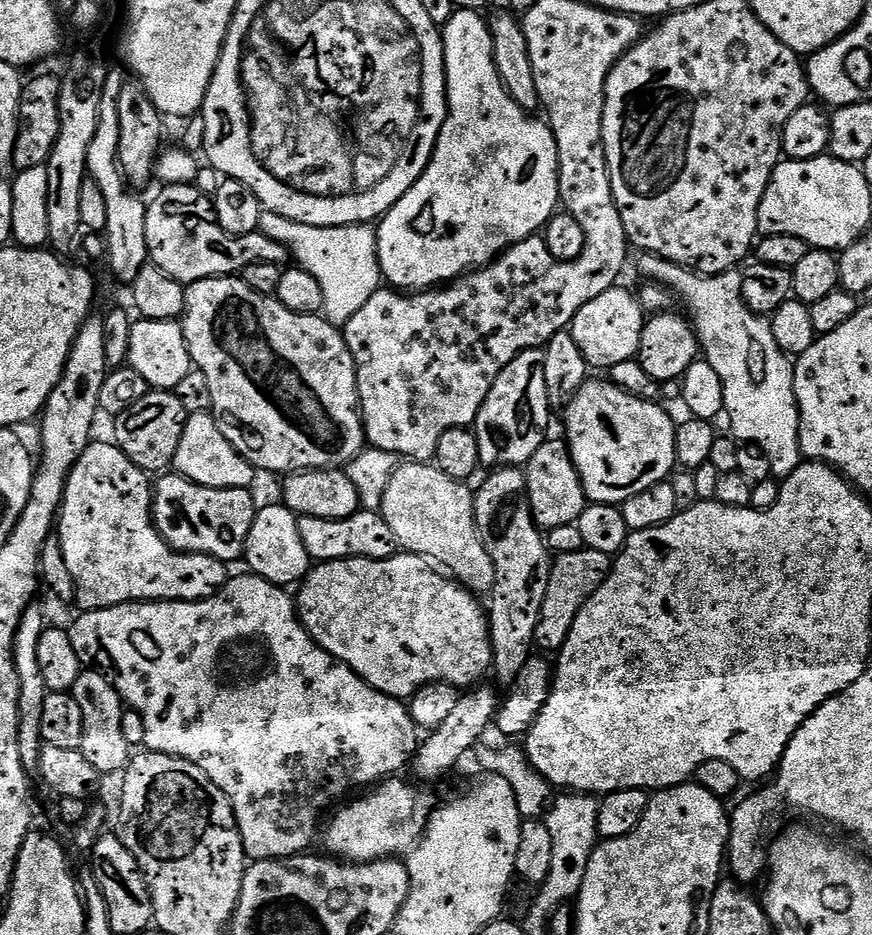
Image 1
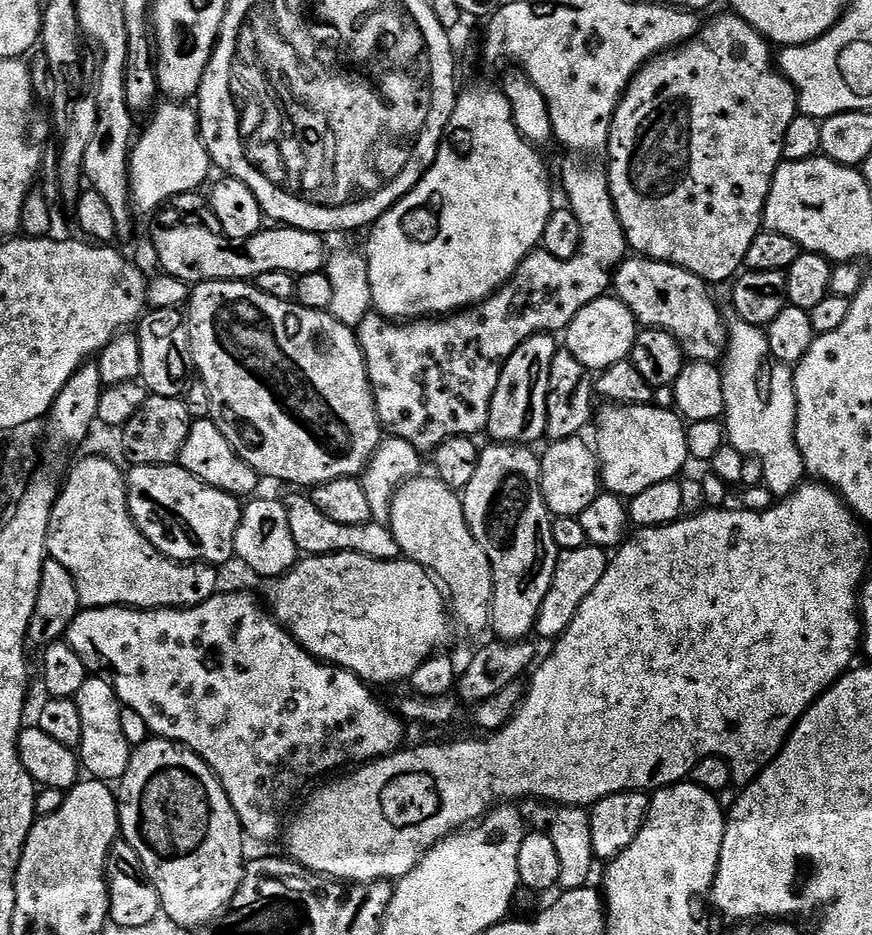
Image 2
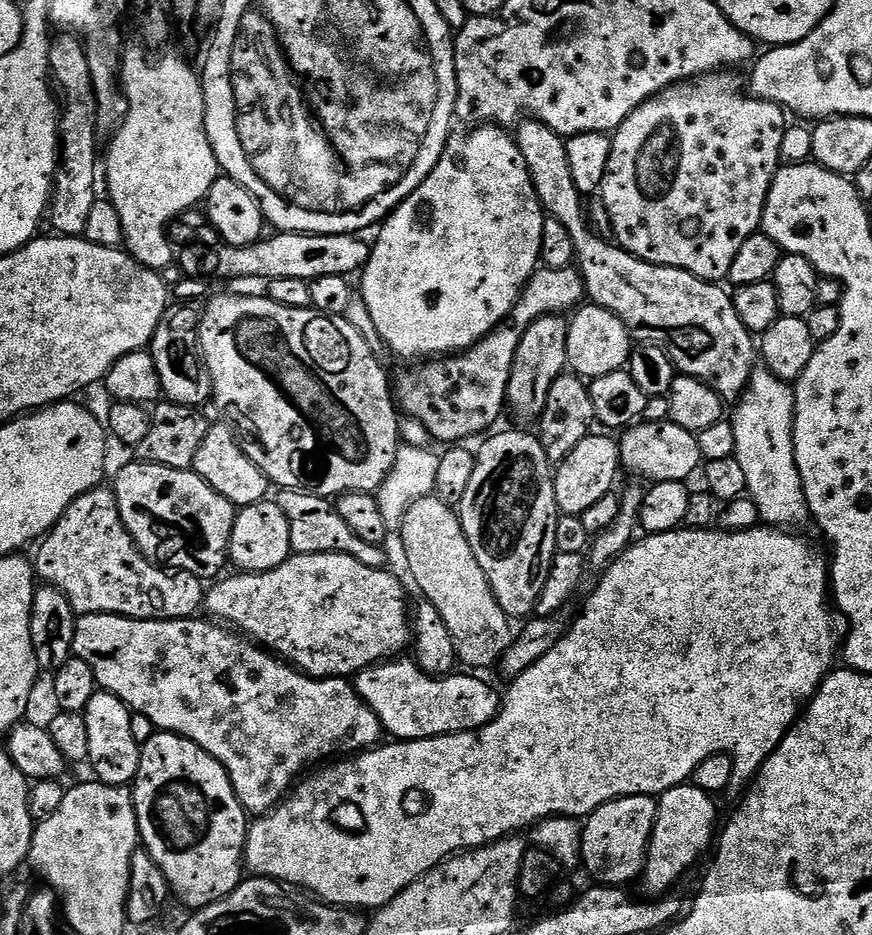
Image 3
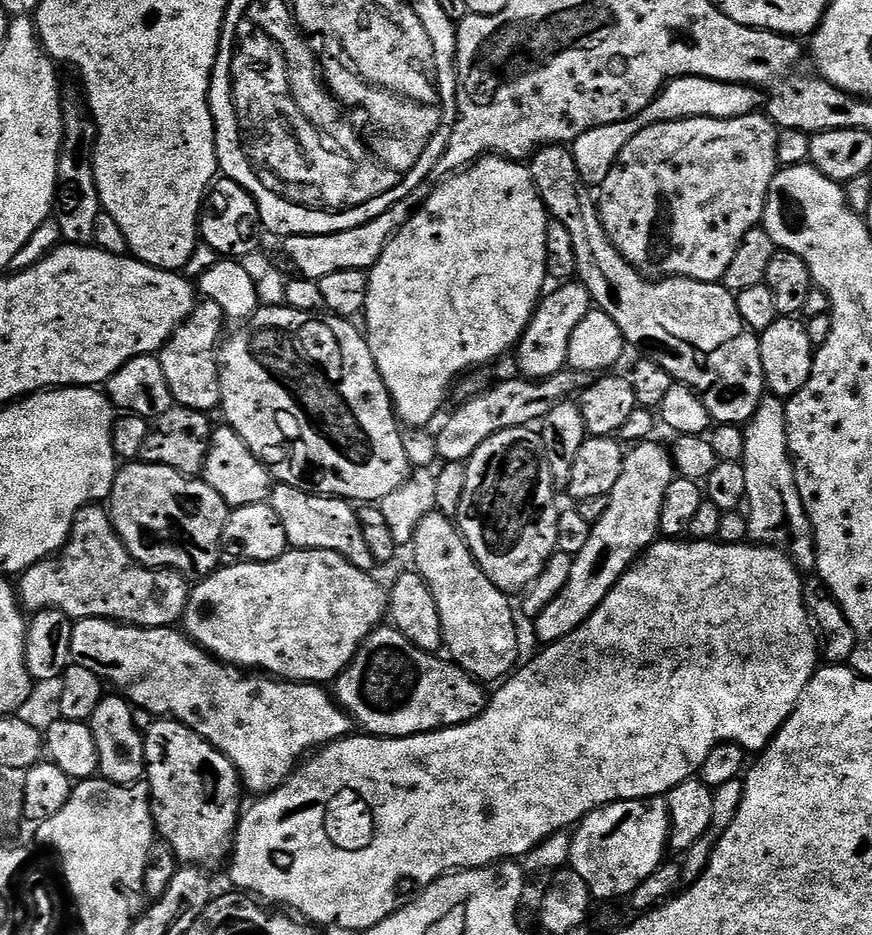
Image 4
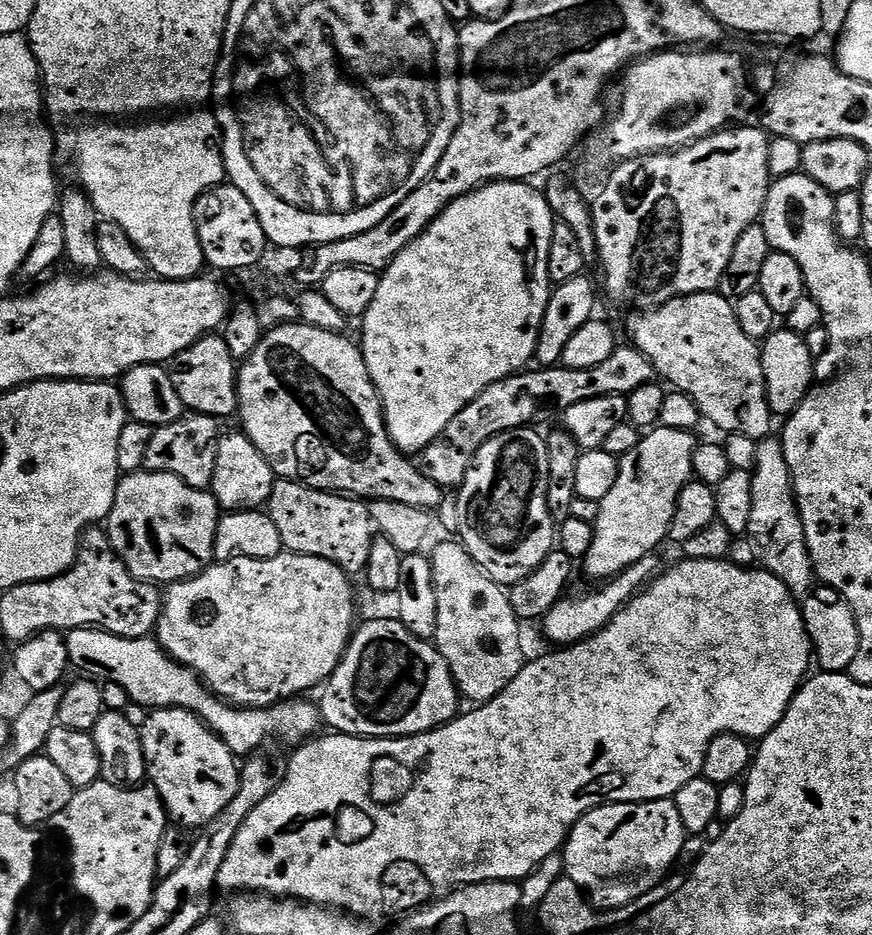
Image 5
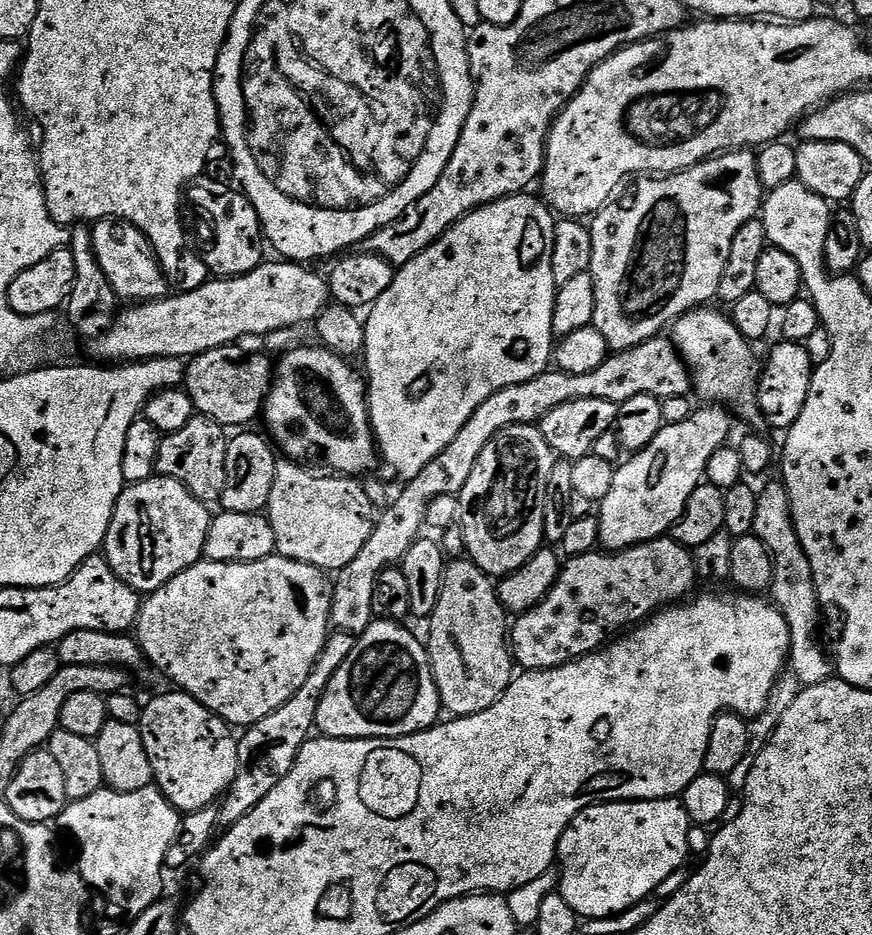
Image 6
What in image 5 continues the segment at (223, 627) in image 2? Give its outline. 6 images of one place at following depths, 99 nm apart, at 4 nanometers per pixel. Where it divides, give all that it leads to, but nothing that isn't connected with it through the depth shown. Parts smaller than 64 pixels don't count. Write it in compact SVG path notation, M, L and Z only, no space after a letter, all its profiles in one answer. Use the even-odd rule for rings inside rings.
M74 628L67 633L68 638L68 662L77 673L88 678L95 678L100 682L117 683L128 695L128 700L141 704L147 710L158 708L185 708L196 716L199 716L217 736L226 742L226 746L238 758L247 758L263 744L280 741L285 745L299 746L309 738L315 737L322 728L322 717L320 709L315 703L307 704L304 698L289 698L279 704L274 704L270 708L238 708L228 701L220 699L204 685L203 680L194 670L190 670L184 664L169 656L160 645L160 641L155 638L145 638L143 640L131 640L115 636L109 632L104 632L101 628Z

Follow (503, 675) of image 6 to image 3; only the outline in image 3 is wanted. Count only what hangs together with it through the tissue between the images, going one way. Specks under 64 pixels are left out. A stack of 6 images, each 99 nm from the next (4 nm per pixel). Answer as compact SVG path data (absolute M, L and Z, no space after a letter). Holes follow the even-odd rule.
M429 494L421 496L408 507L404 513L404 522L399 525L400 540L404 543L404 556L408 559L408 572L412 575L414 583L420 587L420 592L425 601L442 614L442 622L446 622L446 630L450 630L450 638L456 647L456 655L459 663L469 664L469 669L488 668L492 663L503 657L504 651L512 644L514 639L514 628L510 625L510 618L502 610L502 606L496 601L492 593L492 587L488 585L486 574L482 566L472 553L470 542L460 525L460 517L454 511L453 505L445 504L439 496Z

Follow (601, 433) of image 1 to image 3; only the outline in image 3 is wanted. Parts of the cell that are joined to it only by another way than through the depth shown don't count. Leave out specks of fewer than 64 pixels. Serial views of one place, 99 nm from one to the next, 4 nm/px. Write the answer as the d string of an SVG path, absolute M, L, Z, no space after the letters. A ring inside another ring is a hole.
M673 420L637 422L621 436L624 436L618 440L621 465L627 471L629 468L630 471L645 476L648 482L688 482L695 472L697 475L701 467L702 457L696 433L682 430L682 426L678 426Z

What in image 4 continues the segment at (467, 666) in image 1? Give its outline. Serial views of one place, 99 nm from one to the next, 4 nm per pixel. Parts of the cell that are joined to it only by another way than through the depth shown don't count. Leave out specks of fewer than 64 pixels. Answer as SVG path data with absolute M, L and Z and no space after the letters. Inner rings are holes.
M298 548L281 554L276 560L253 564L251 562L232 562L229 568L217 567L216 571L205 575L200 585L195 585L188 598L188 611L182 617L183 627L187 635L191 636L201 648L212 653L217 660L223 660L226 664L239 666L244 670L259 670L273 678L290 680L297 684L318 684L328 686L336 677L352 663L357 650L360 649L364 639L377 627L376 620L376 596L372 591L376 584L368 577L369 573L363 568L356 568L344 556L337 556L330 550L310 550Z

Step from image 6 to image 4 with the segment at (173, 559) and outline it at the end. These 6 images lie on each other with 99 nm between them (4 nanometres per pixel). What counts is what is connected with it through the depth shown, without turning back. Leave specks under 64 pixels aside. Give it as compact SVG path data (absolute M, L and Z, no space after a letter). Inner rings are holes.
M161 462L140 463L125 463L116 473L110 497L110 515L116 535L128 542L136 528L141 528L146 535L157 536L172 548L178 547L181 540L192 547L192 560L201 568L201 573L215 572L221 563L224 527L230 511L228 503L202 478L184 475Z

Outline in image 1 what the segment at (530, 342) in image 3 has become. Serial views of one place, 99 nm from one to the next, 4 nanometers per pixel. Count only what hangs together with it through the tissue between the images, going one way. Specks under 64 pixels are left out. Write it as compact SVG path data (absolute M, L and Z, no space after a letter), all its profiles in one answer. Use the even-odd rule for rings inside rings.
M531 348L518 354L518 358L514 358L514 362L510 362L510 366L502 370L502 374L498 374L490 394L486 394L486 402L482 402L482 410L474 425L480 463L485 469L527 465L538 446L544 444L549 435L548 419L554 415L546 394L545 362L543 348Z

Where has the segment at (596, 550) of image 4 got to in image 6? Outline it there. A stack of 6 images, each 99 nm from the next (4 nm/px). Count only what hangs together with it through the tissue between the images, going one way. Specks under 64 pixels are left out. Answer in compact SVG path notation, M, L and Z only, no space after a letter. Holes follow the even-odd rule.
M700 407L693 411L686 422L665 424L663 430L654 438L654 442L650 442L650 446L646 446L641 452L631 453L627 457L628 461L625 459L617 467L614 486L610 486L610 494L606 494L606 498L598 504L600 544L605 549L623 550L632 548L635 544L644 544L647 540L661 539L665 534L671 533L672 528L682 518L690 494L694 494L694 490L705 479L710 458L719 448L729 443L728 435L732 432L733 417L727 407Z

